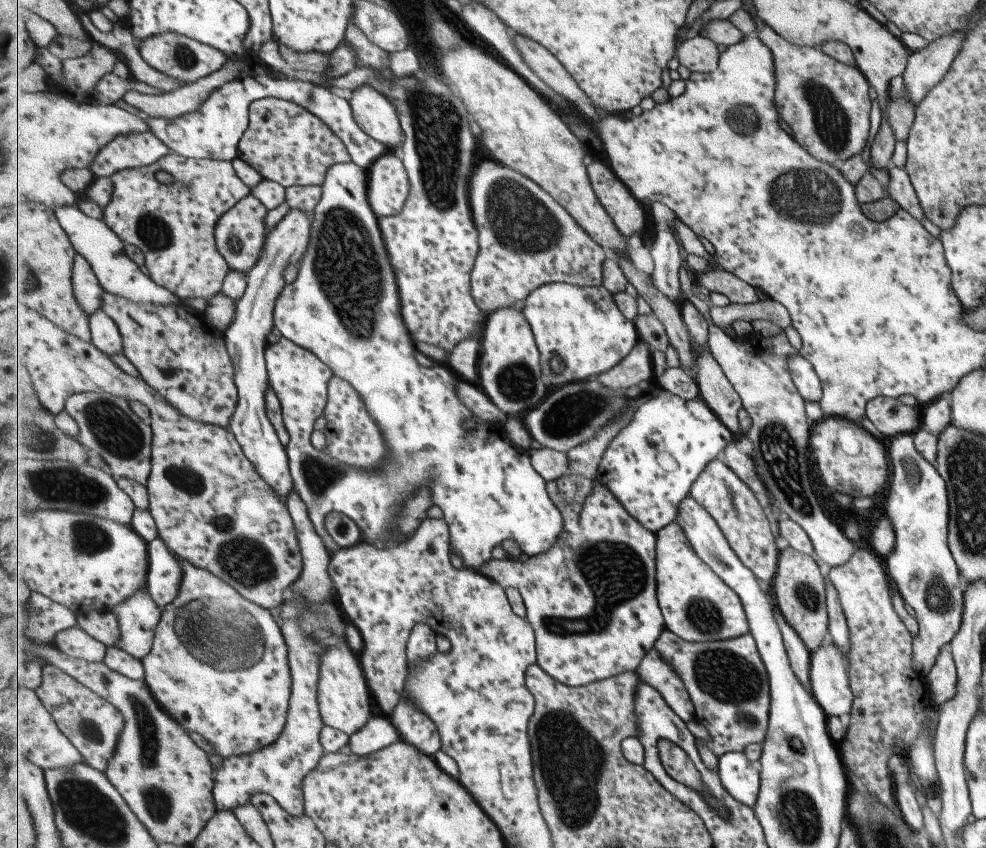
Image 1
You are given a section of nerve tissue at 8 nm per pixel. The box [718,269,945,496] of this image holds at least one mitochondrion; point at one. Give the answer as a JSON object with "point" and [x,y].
{"point":[913,473]}

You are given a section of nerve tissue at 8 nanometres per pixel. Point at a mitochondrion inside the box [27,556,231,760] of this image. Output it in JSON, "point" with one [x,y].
{"point":[87,728]}

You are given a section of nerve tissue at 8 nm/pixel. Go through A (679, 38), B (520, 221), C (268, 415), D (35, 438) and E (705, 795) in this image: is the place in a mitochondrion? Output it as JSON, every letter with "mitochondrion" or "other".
{"A":"other","B":"mitochondrion","C":"other","D":"mitochondrion","E":"other"}

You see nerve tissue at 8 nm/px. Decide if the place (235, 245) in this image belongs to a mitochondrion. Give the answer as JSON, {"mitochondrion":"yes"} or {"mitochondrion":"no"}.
{"mitochondrion":"yes"}

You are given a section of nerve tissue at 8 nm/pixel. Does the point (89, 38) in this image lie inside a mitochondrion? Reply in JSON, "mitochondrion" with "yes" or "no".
{"mitochondrion":"no"}

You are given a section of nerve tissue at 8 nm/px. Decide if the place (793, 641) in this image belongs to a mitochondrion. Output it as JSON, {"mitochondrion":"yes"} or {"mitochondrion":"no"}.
{"mitochondrion":"no"}

